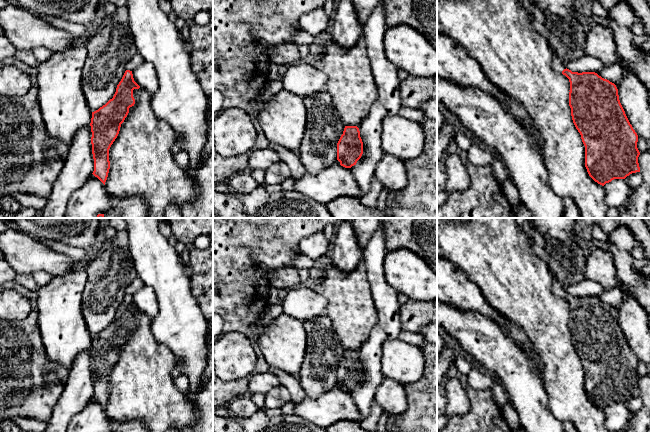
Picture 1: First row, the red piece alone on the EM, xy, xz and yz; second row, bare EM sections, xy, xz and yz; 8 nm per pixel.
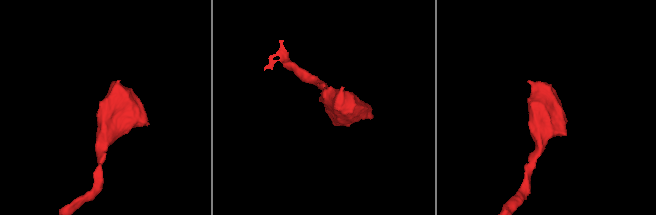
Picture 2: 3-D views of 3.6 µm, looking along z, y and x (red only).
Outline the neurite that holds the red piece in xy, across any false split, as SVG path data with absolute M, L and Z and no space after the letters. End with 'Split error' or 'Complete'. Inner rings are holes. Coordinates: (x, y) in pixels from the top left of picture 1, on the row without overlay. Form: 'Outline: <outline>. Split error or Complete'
Outline: M126 294L117 309L112 323L98 334L92 336L91 368L94 383L93 399L104 409L110 393L109 373L117 362L121 348L134 330L133 314L140 310L134 305L132 295Z. Complete

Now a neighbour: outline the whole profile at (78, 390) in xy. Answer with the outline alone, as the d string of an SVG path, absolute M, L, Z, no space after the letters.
M90 349L77 355L44 432L67 432L72 418L91 401L94 395L91 361Z

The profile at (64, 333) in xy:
M77 266L63 276L53 276L52 280L36 292L34 307L38 312L38 324L47 358L70 371L77 355L89 350L92 335L82 313L82 294L88 274L85 266Z

